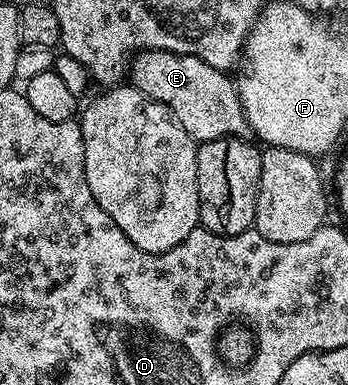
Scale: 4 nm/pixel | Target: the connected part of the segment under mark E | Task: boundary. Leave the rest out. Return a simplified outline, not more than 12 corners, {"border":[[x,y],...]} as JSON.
{"border":[[143,49],[127,77],[198,143],[249,133],[234,78]]}

